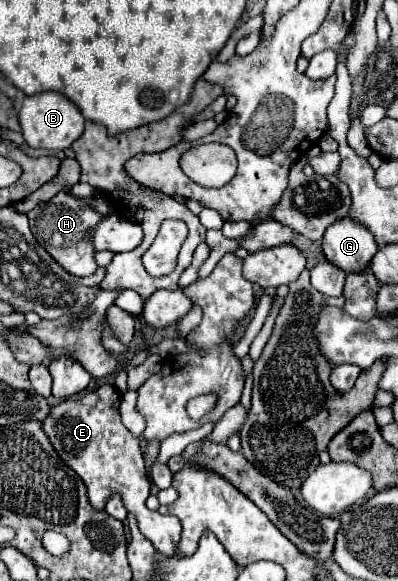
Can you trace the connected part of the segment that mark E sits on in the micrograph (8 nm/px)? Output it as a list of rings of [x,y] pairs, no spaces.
[[[102,384],[100,388],[86,392],[78,400],[64,400],[54,406],[50,416],[42,422],[44,432],[54,444],[58,456],[84,480],[88,486],[88,496],[92,498],[92,506],[102,510],[112,492],[120,492],[124,506],[128,512],[136,514],[140,532],[154,544],[154,548],[168,556],[178,558],[178,540],[180,540],[180,520],[172,516],[162,516],[160,512],[152,512],[146,508],[146,498],[150,496],[150,482],[144,470],[144,456],[140,450],[138,438],[122,424],[120,420],[120,392]]]

